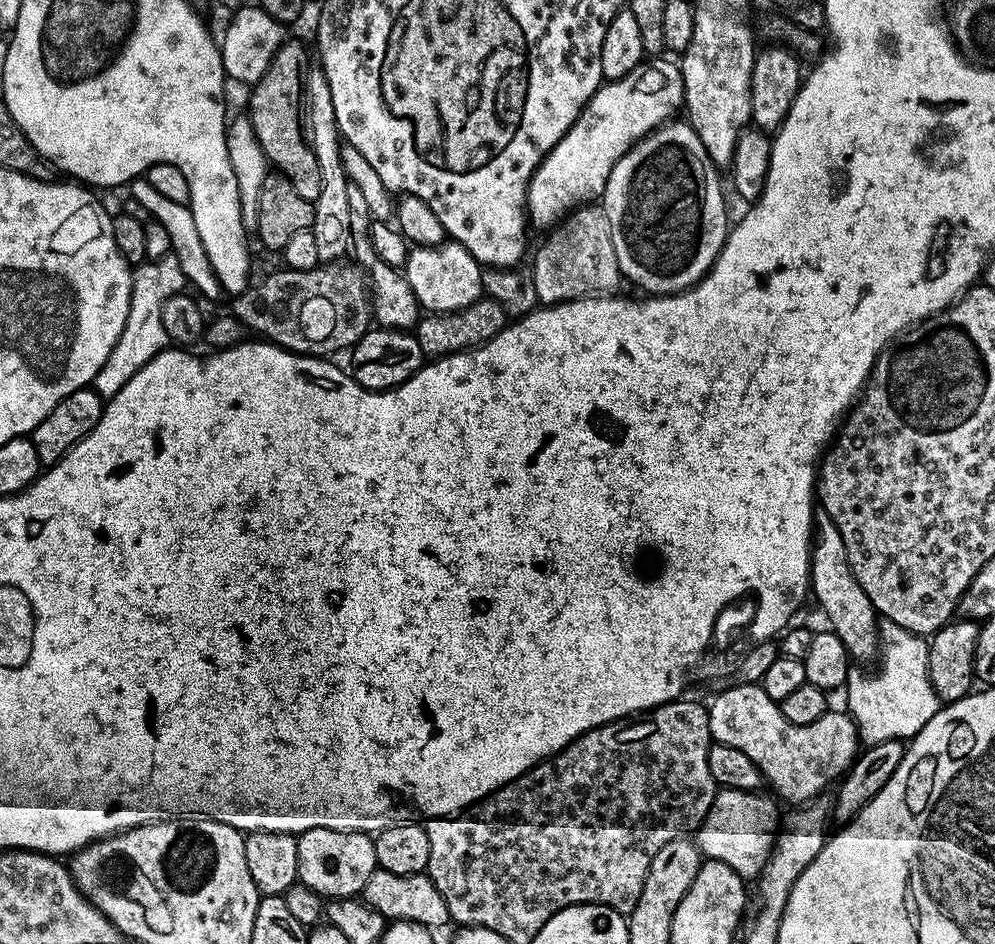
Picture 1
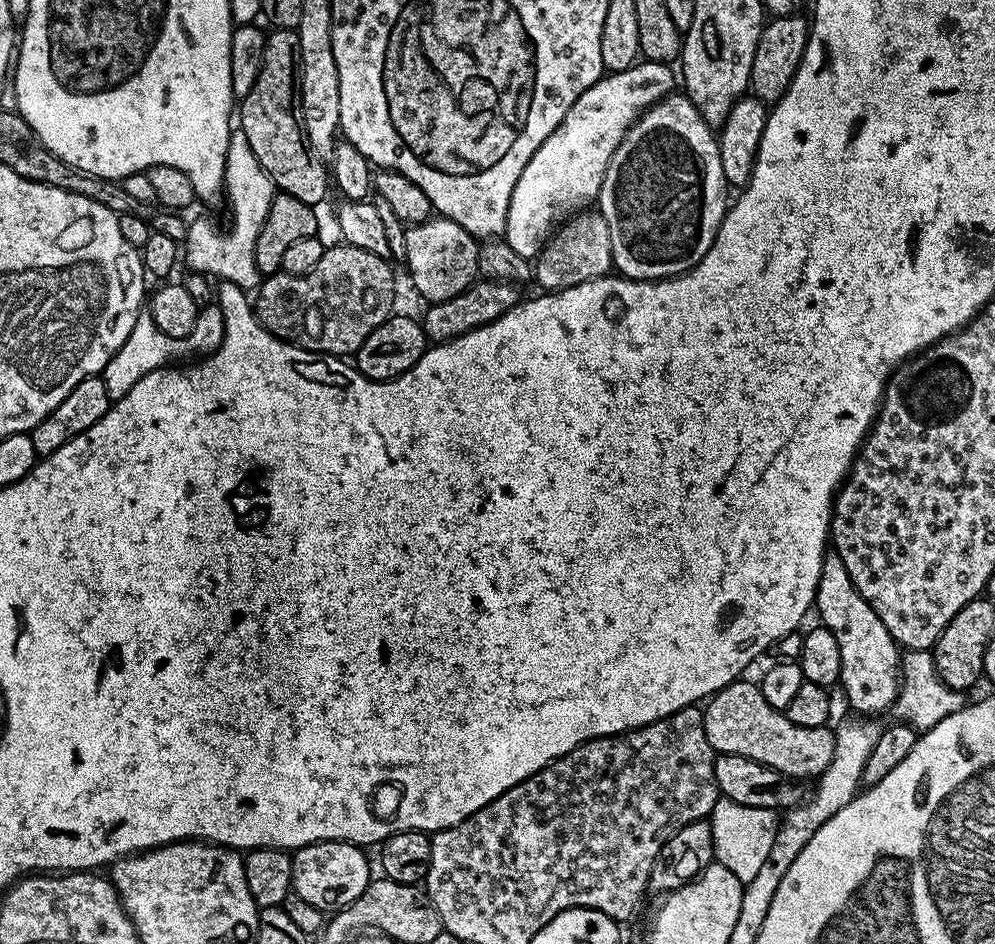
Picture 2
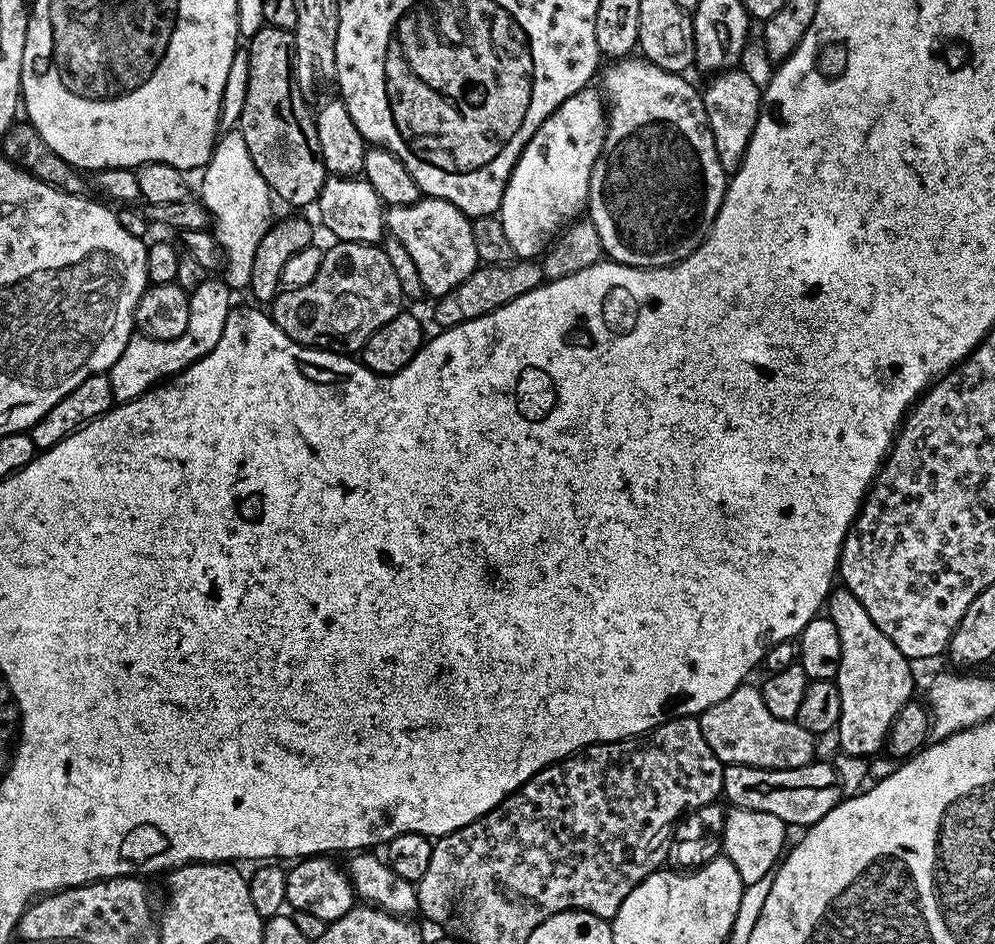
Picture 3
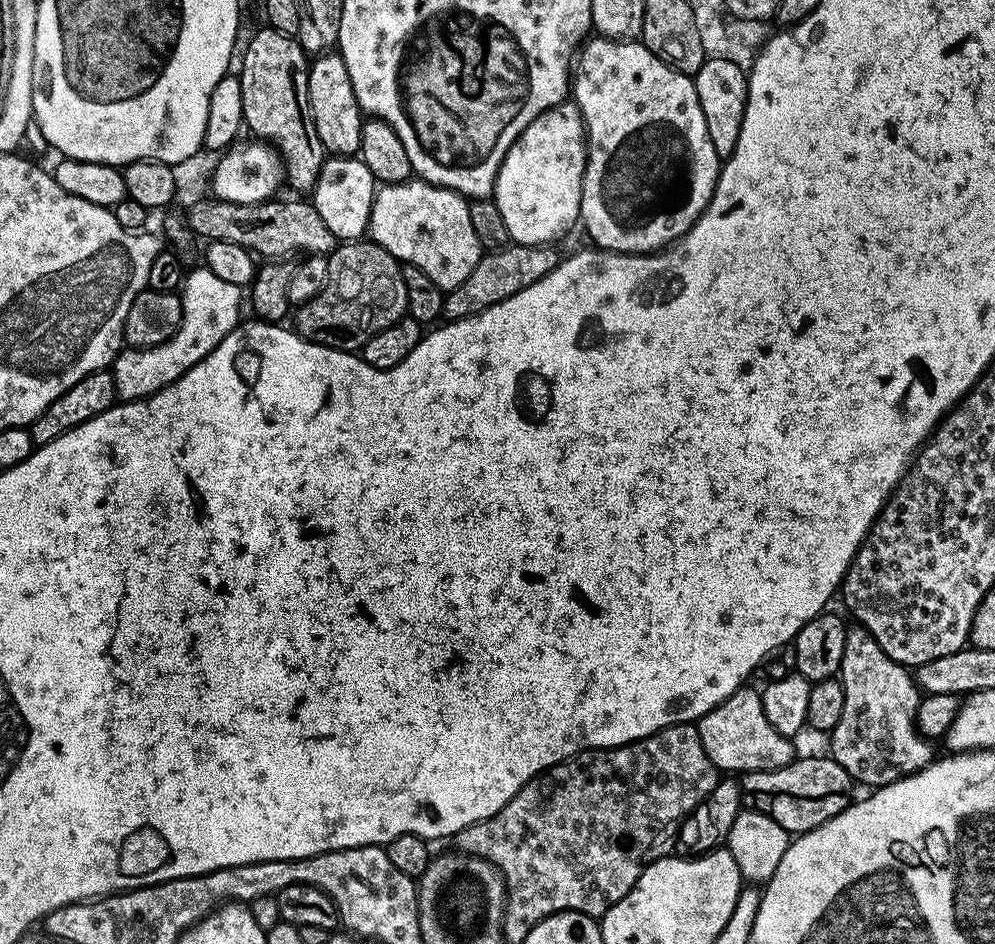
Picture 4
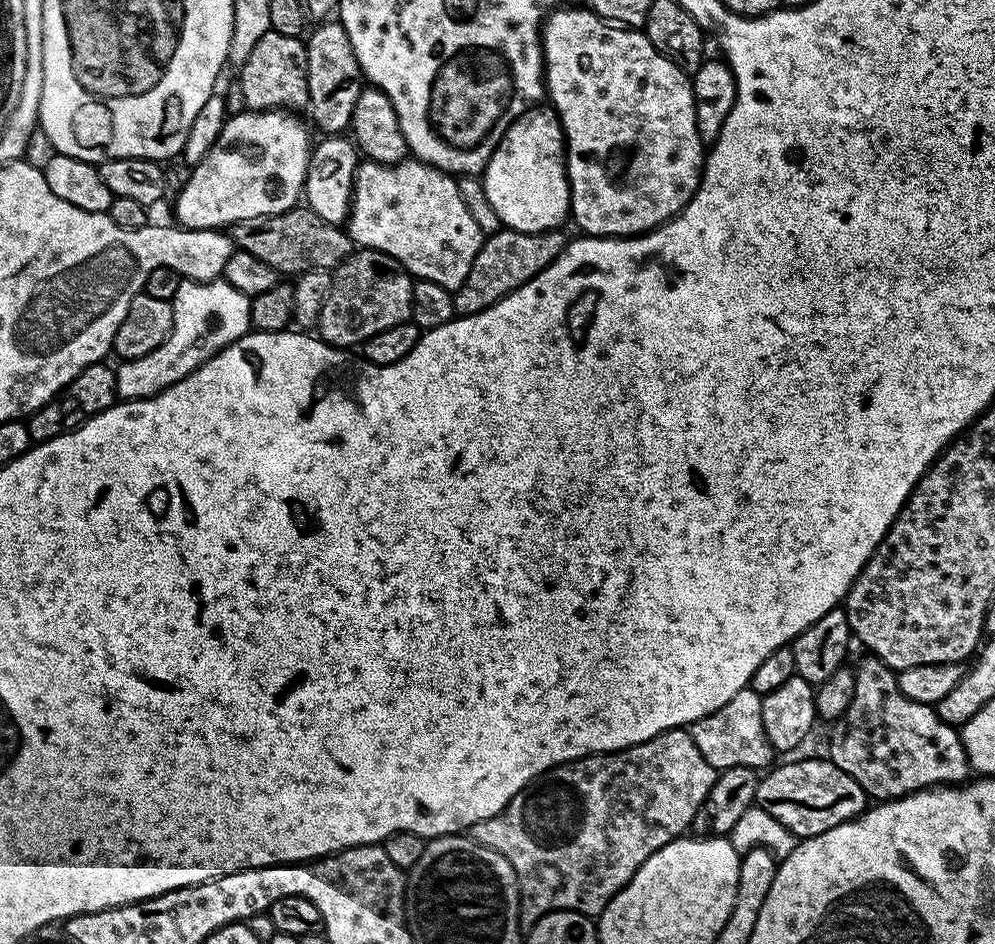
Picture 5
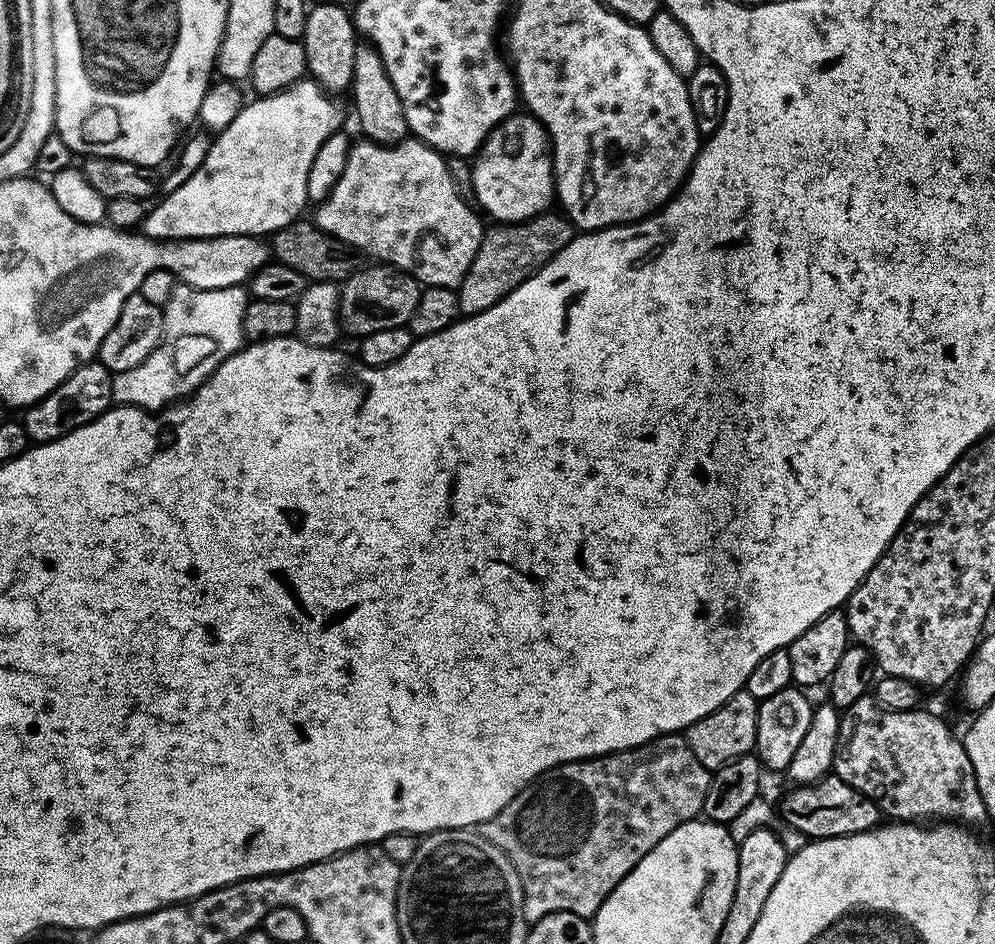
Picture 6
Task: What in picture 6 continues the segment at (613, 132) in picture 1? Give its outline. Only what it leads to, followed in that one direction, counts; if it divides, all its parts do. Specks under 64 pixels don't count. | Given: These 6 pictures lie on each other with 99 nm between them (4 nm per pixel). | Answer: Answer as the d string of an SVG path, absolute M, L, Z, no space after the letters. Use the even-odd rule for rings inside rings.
M520 115L508 116L485 138L472 164L476 204L481 209L484 207L493 216L491 219L496 222L529 220L532 216L539 216L541 212L549 211L554 204L556 173L552 170L552 149L548 134L535 116Z

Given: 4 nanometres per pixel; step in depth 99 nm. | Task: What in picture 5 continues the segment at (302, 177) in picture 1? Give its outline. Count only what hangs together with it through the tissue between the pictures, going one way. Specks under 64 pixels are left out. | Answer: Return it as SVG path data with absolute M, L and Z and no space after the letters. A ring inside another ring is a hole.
M268 31L238 68L240 92L252 110L304 110L308 107L307 43L299 36Z

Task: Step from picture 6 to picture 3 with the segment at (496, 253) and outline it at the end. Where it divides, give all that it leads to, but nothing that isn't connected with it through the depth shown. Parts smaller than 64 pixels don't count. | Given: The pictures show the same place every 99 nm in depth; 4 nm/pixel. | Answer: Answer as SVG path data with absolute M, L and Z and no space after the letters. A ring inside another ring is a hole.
M520 258L516 263L506 266L493 264L477 266L461 284L454 286L454 290L450 290L435 301L436 309L432 312L433 318L436 319L435 327L443 330L458 326L462 322L470 322L474 318L482 318L514 302L514 298L522 298L522 294L530 294L530 290L545 283L545 280L543 263L532 258Z

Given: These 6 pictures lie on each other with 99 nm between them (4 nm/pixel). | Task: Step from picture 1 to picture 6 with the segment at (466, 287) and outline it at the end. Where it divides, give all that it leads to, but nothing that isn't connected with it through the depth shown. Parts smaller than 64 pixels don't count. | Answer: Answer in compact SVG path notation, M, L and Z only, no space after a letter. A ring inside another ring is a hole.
M405 138L398 144L373 144L365 139L353 143L342 178L315 208L314 222L323 232L354 246L365 257L373 256L373 261L408 273L424 286L459 288L484 237L485 225L476 217L477 209L454 190L447 159L415 138Z

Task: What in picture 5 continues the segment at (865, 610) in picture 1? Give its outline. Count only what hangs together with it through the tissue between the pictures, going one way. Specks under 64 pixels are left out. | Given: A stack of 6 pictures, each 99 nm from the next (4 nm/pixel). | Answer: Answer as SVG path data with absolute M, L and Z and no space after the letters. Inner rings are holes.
M867 659L855 665L854 698L850 702L850 710L831 725L832 741L828 744L827 759L846 770L846 774L850 774L850 778L854 778L864 793L876 802L897 800L912 792L923 792L926 788L965 783L970 776L970 765L961 733L953 725L942 722L933 705L906 698L898 690L893 669L878 659Z

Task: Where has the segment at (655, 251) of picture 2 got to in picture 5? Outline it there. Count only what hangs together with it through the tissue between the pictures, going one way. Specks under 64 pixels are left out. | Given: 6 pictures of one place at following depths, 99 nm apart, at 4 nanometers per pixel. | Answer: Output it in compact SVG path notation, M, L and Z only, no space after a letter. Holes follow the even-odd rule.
M565 6L547 13L542 25L542 51L544 54L544 86L547 99L551 107L560 118L564 127L566 141L566 163L568 166L568 185L572 195L570 209L571 219L581 228L581 233L589 236L605 238L623 238L625 236L639 236L642 232L650 232L660 224L664 224L673 216L679 216L681 210L694 198L700 189L700 178L704 171L706 159L706 144L700 139L696 125L696 99L692 93L692 82L689 73L678 70L674 62L670 62L650 42L650 38L643 31L613 26L605 22L592 11L591 7L571 8Z

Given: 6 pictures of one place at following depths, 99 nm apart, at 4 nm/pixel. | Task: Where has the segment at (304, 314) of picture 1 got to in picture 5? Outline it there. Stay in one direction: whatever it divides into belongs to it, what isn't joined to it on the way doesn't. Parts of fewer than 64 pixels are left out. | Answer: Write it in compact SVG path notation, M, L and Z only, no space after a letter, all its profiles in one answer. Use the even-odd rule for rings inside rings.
M359 249L333 271L330 295L316 327L319 339L333 348L359 347L374 334L411 319L414 283L396 259L381 251Z

